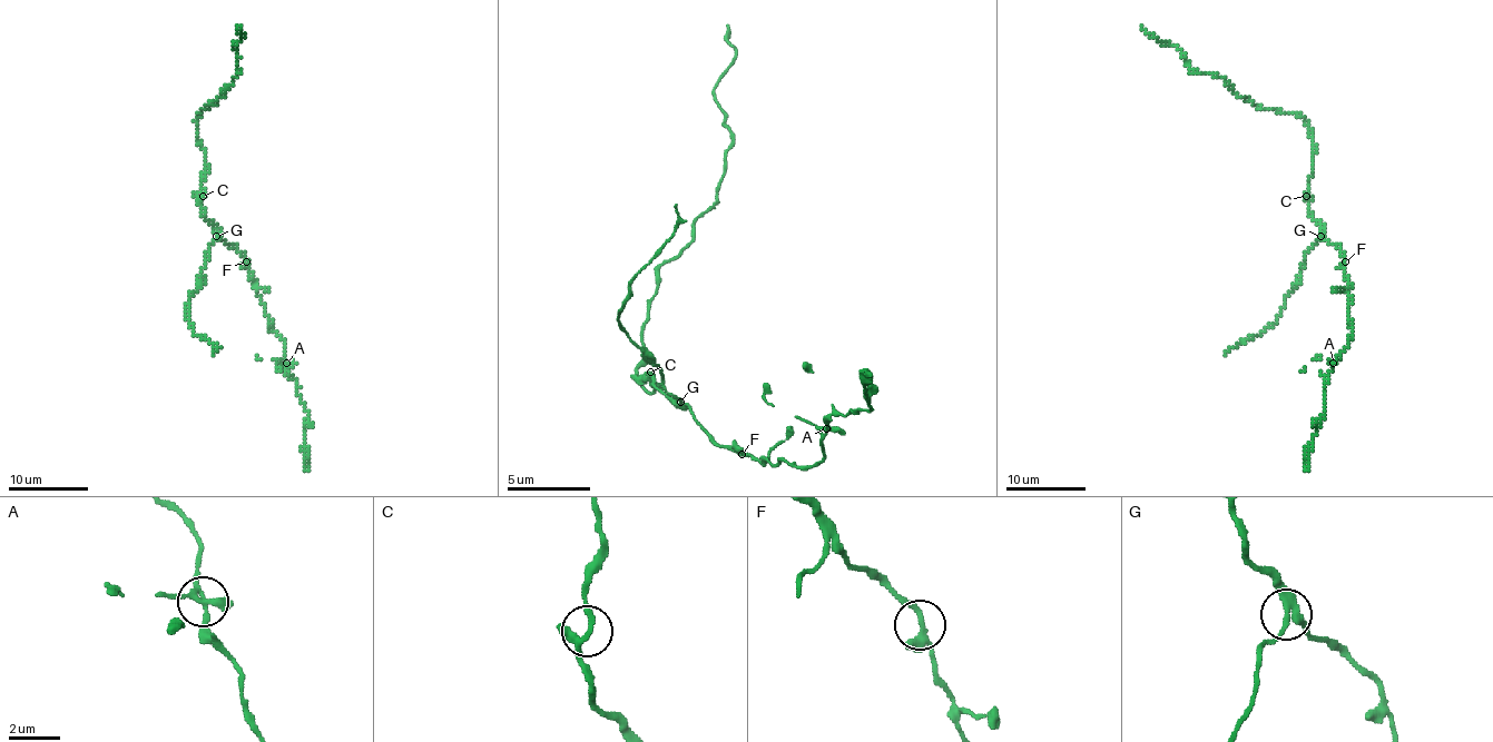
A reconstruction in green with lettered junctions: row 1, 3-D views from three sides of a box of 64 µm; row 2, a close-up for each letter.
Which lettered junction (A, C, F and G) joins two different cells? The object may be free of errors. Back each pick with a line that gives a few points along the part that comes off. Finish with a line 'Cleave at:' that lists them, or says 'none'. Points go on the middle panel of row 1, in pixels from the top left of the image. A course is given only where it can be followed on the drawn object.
G: (679, 401), (658, 367), (646, 359), (625, 329), (617, 313), (629, 300), (629, 279), (675, 230), (675, 205)
Cleave at: G

